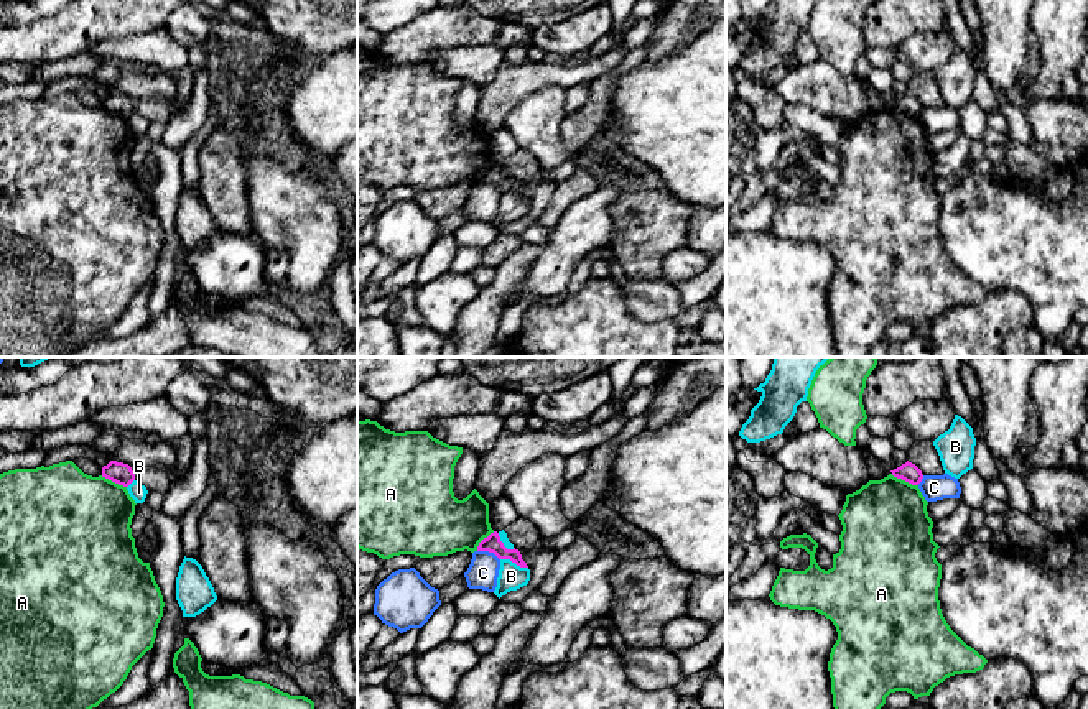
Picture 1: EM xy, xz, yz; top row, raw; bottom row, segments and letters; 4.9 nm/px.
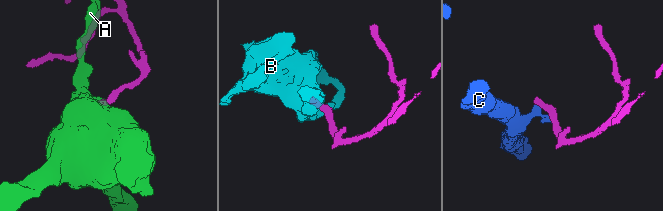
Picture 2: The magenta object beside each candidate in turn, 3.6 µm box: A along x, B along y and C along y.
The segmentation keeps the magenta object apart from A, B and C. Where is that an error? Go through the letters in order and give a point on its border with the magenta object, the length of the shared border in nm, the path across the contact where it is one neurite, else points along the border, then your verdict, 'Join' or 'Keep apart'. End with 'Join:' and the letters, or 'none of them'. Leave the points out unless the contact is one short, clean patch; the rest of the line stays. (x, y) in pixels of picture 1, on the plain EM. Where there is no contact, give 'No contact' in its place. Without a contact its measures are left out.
A: Touches magenta at yz (904, 111). Shared border 150 nm. Boundary: yz (891, 106), (917, 117). Keep apart
B: Touches magenta at xz (514, 193). Shared border 140 nm. Boundary: xz (501, 189), (509, 189), (527, 199). Keep apart
C: Touches magenta at xz (489, 183). Shared border 120 nm. Boundary: xz (478, 181), (488, 181), (499, 191). Keep apart
Join: none of them

